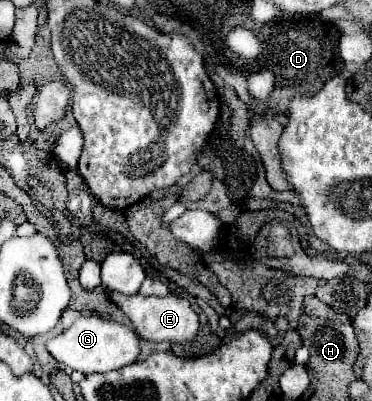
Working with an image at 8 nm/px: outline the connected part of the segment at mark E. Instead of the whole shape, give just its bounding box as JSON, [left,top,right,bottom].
[108,291,200,343]

